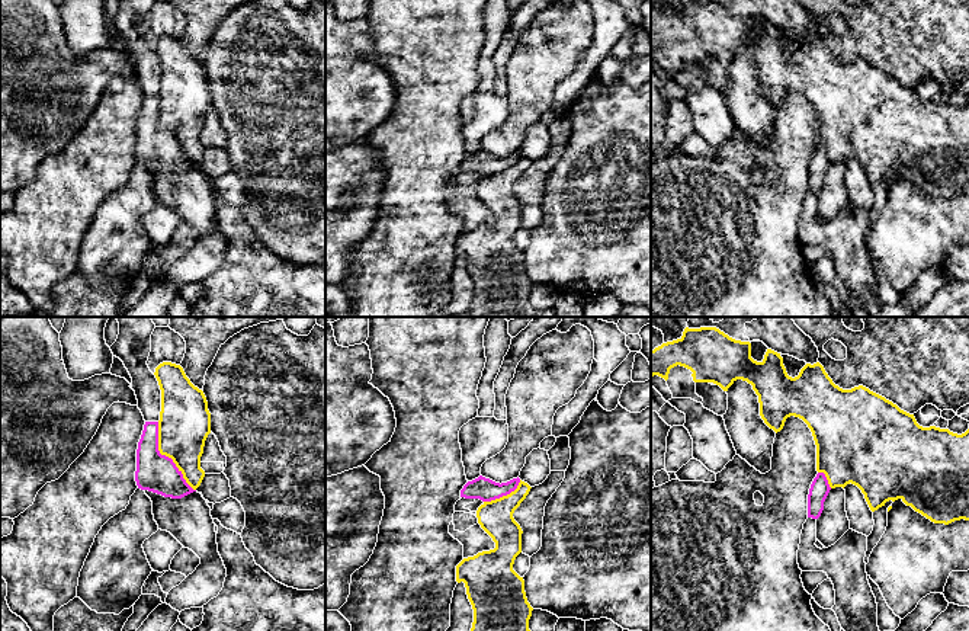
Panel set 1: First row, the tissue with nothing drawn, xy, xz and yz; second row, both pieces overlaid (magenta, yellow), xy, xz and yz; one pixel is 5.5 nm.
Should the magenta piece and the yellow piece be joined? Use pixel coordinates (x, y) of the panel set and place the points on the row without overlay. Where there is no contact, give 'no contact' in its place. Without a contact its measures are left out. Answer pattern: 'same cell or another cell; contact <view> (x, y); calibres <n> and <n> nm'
another cell; contact xy (164, 130); calibres 220 and 280 nm

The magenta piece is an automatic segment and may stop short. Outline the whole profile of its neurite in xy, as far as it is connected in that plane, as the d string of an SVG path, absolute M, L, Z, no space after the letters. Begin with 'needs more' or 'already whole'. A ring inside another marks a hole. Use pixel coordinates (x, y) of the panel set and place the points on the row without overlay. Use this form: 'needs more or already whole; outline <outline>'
needs more; outline M119 0L118 13L110 25L128 44L138 83L145 95L137 124L137 160L164 172L182 173L196 164L186 157L173 134L158 125L161 64L147 39L154 3L155 0Z

